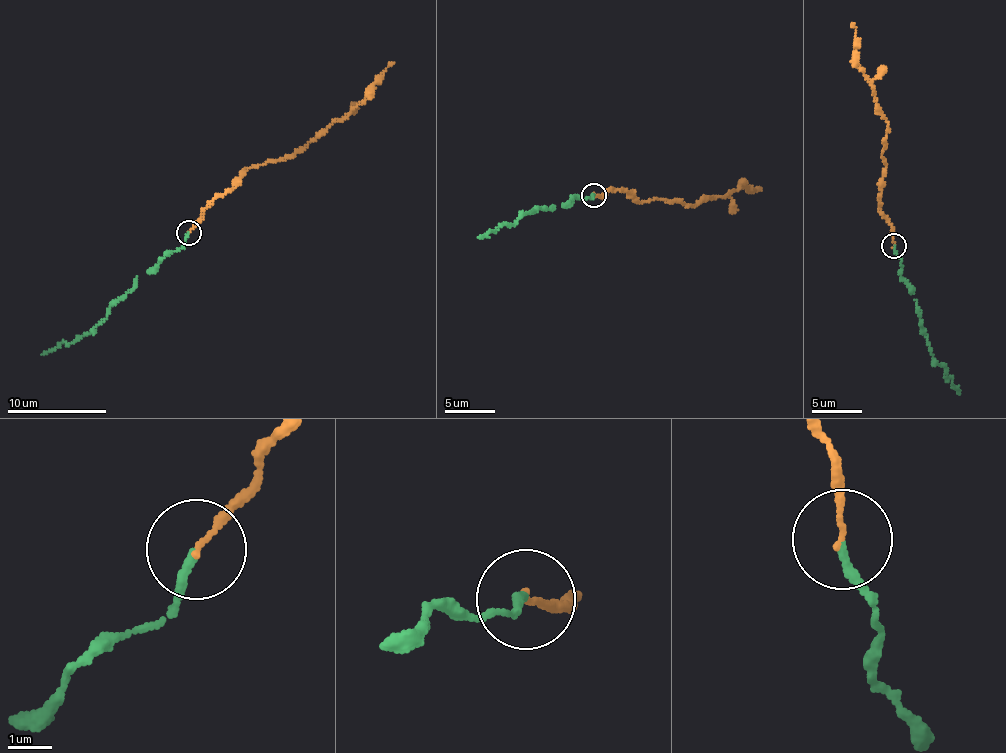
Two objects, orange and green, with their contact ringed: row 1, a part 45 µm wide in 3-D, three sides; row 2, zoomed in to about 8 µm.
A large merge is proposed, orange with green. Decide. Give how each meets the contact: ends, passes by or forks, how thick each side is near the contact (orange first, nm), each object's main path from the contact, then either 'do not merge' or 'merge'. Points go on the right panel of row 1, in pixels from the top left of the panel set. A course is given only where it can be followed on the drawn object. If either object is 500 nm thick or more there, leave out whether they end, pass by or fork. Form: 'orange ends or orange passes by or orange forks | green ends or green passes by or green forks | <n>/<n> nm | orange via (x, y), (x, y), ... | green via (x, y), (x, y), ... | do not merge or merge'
orange ends | green ends | 120/190 nm | orange via (894, 245), (893, 230), (879, 208), (888, 125), (873, 94), (874, 88), (858, 62), (852, 23) | green via (894, 245), (901, 259), (901, 274), (911, 291), (939, 365), (959, 394) | merge

